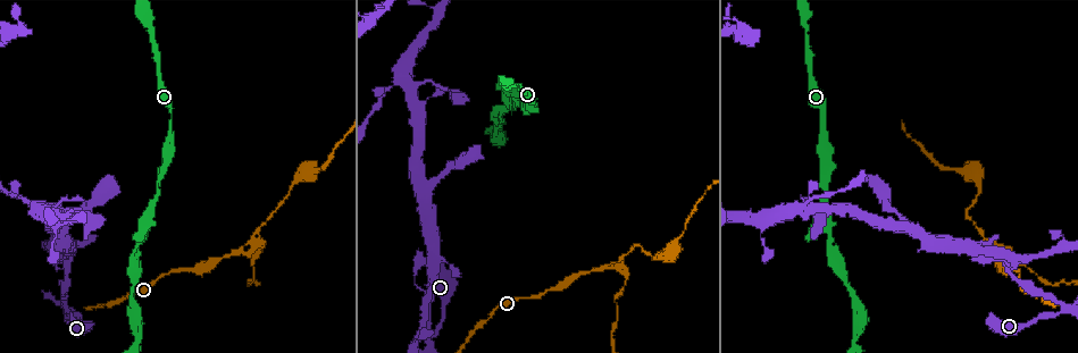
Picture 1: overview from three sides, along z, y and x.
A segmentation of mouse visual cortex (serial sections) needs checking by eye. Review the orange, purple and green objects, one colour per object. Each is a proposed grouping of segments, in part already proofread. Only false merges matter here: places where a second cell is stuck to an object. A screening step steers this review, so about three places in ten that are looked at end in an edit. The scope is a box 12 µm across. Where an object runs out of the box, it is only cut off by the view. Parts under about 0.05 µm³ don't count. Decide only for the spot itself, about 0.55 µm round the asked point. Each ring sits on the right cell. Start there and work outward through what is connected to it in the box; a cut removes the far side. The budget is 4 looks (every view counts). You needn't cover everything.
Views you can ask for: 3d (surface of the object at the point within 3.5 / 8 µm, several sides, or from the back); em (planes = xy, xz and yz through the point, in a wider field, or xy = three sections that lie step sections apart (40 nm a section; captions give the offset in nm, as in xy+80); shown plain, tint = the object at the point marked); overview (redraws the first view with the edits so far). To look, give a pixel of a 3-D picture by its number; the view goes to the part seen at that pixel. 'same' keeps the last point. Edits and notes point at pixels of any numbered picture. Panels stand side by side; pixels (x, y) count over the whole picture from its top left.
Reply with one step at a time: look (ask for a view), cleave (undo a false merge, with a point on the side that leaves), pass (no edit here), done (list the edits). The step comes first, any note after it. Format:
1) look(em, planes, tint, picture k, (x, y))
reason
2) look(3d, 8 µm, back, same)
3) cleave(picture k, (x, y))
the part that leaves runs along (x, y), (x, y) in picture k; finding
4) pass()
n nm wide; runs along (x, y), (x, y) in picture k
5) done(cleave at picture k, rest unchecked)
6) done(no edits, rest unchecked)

look(3d, 3.5 µm, back, picture 1, (621, 267))
a fork

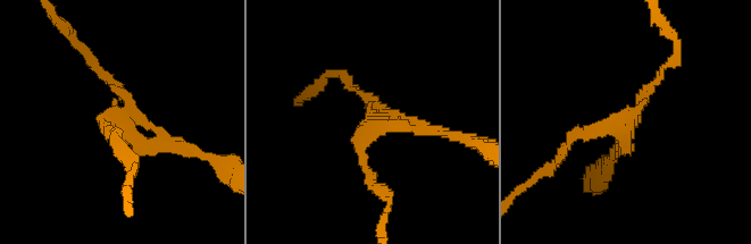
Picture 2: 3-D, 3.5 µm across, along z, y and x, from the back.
look(em, planes, tint, picture 2, (122, 120))
3 arms; arms of 150, 150, 150 nm; shape alone is not enough

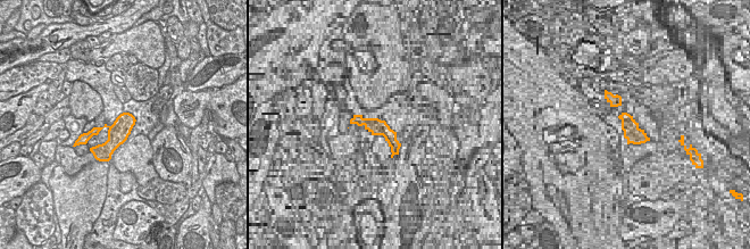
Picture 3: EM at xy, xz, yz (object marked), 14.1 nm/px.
cleave(picture 2, (356, 141))
a second cell is stuck on

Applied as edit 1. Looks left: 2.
look(3d, 3.5 µm, picture 1, (154, 210))
three arms meet

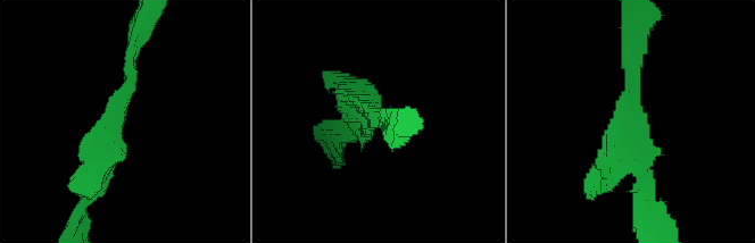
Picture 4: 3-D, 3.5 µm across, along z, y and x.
look(em, xy, step 3, tint, picture 4, (117, 128))
3 arms; arms of 150, 200, 300 nm; now the EM

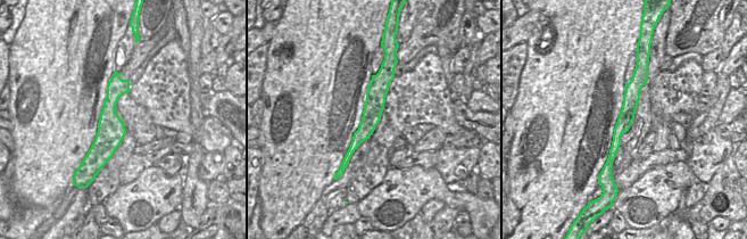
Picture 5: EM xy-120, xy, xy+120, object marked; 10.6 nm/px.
pass()
220 nm wide; runs along (386, 73), (372, 116), (346, 161) in picture 5; one cell here

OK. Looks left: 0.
done(cleave at picture 2, rest unchecked)

